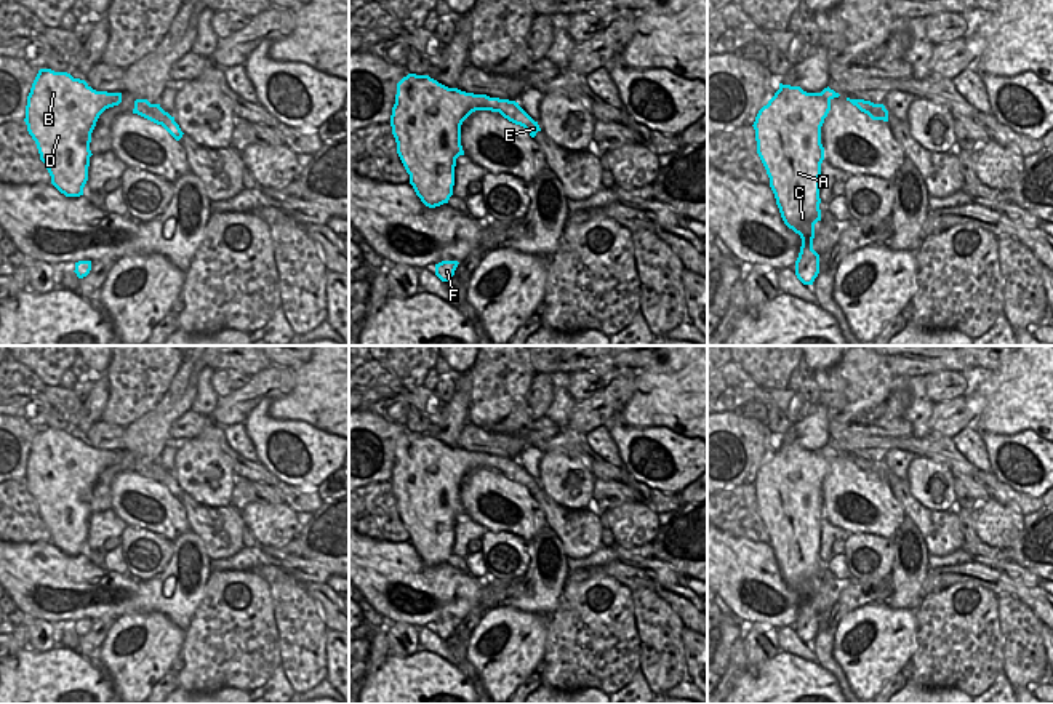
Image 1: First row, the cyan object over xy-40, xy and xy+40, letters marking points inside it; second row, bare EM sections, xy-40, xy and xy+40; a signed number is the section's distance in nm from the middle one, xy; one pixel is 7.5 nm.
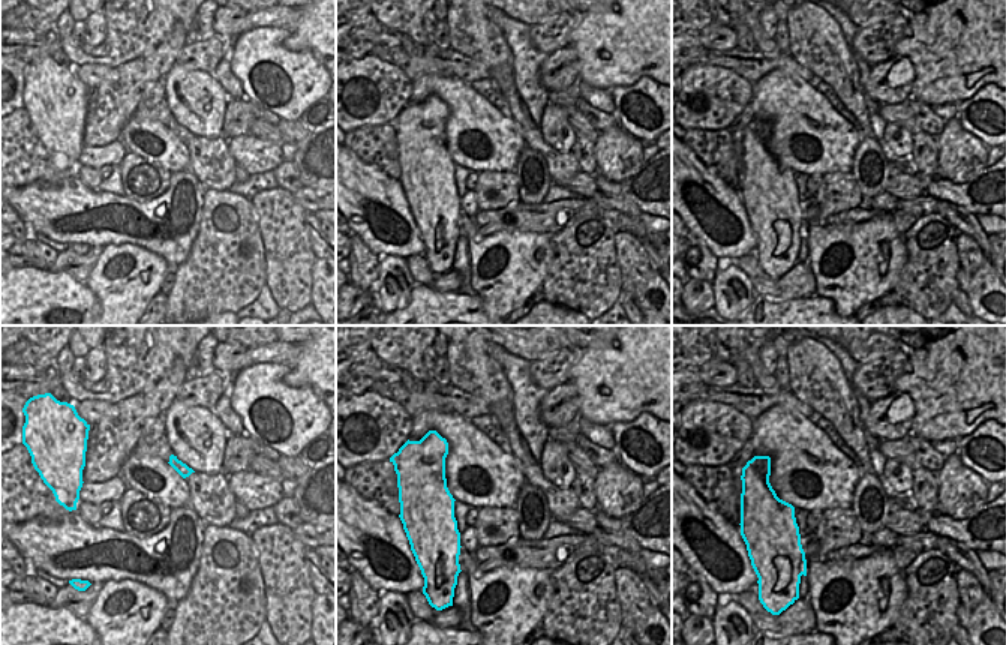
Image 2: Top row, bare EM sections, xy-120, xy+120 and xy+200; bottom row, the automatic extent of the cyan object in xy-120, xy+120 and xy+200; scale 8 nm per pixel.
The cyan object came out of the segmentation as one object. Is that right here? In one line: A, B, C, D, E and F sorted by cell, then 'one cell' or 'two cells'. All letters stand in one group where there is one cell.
groups A B C D E F; one cell

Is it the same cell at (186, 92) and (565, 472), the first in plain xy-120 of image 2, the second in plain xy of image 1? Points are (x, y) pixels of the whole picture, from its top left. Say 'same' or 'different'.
same

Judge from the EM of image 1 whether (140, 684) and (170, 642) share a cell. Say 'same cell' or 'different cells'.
same cell

